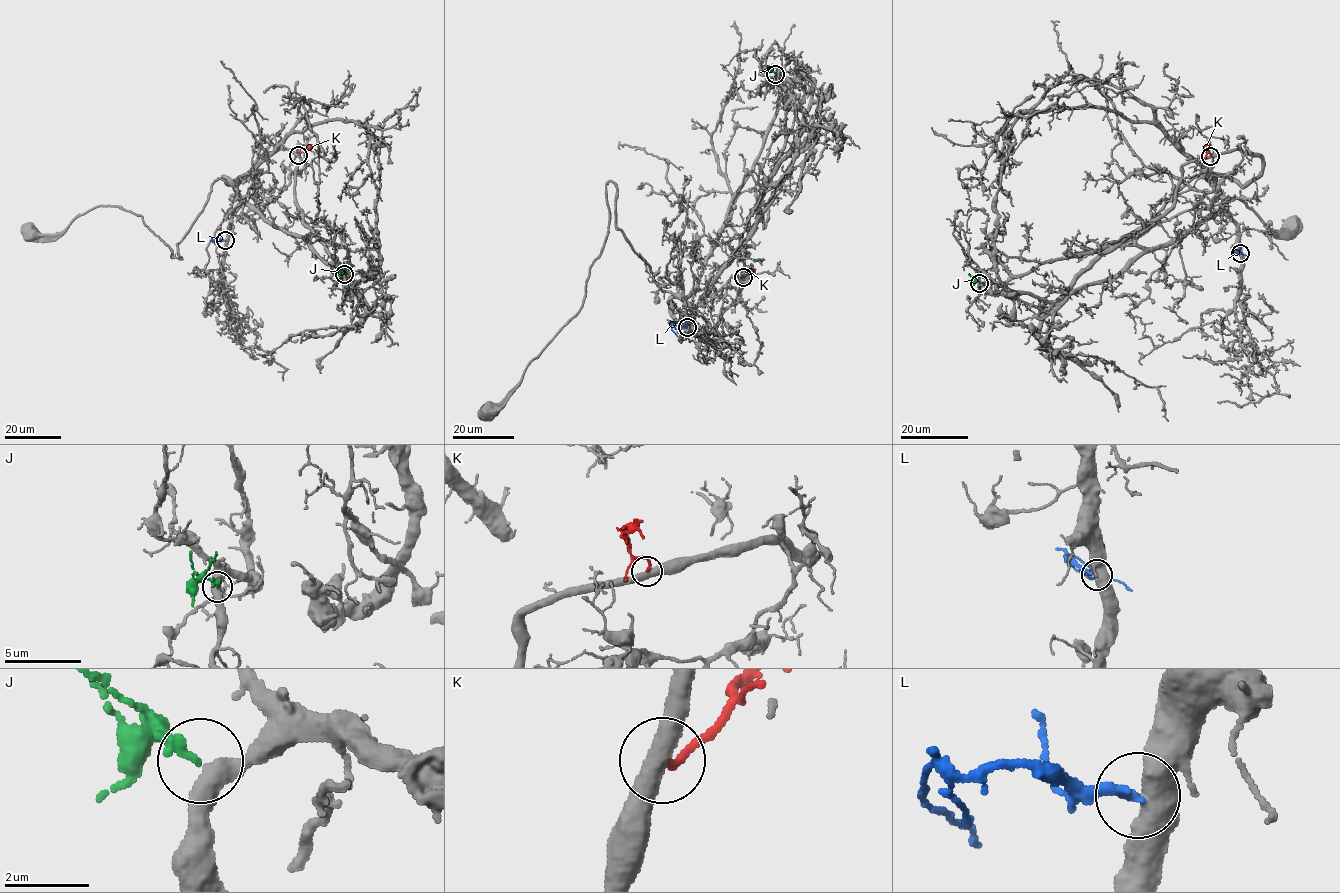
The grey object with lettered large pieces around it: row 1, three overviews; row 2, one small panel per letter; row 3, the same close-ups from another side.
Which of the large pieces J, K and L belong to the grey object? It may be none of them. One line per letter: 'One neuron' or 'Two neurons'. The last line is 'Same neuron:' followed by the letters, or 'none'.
J: One neuron
K: Two neurons
L: Two neurons
Same neuron: J

